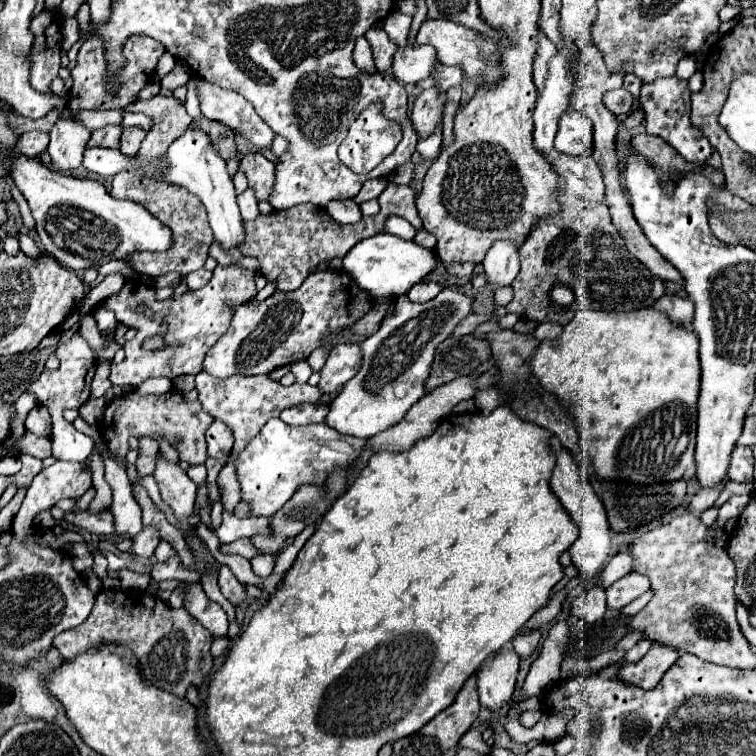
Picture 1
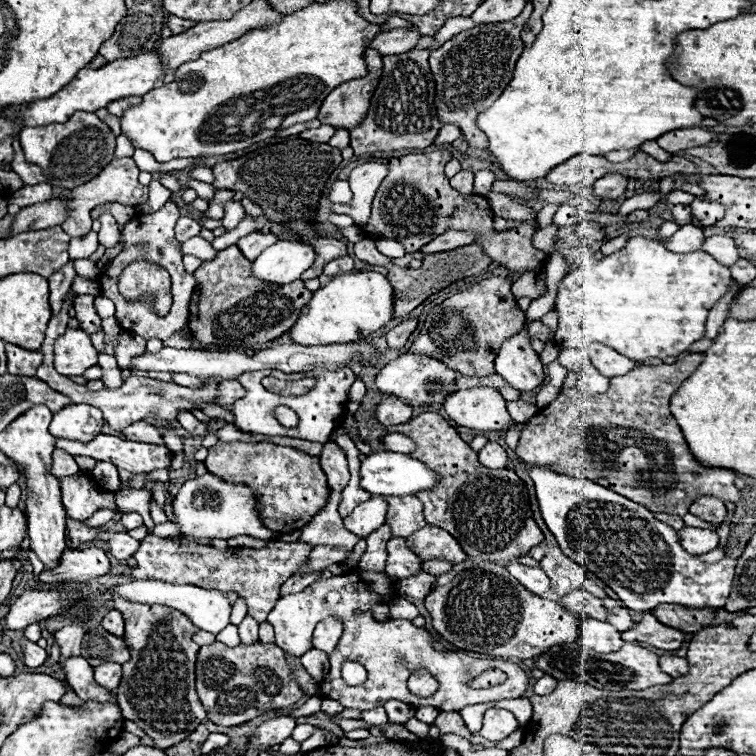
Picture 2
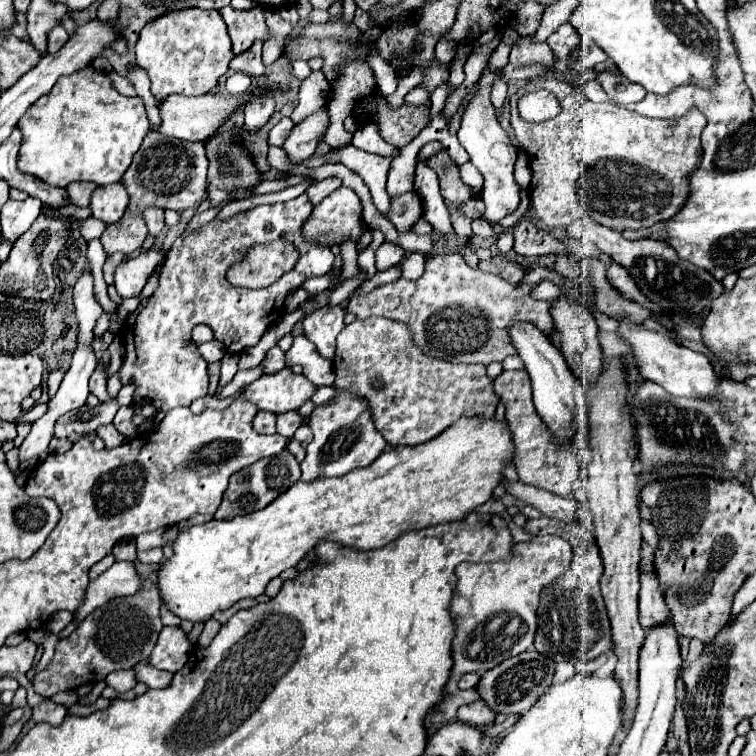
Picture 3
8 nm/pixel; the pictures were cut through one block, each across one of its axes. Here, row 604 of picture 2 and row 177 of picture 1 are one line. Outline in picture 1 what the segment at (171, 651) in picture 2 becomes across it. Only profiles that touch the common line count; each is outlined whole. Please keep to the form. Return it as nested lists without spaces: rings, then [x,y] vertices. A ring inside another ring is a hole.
[[[138,164],[132,166],[128,172],[124,172],[122,176],[114,176],[110,194],[116,198],[134,200],[134,202],[142,204],[152,216],[156,216],[162,224],[166,224],[174,232],[170,250],[160,252],[160,254],[136,252],[136,254],[130,254],[124,258],[138,274],[156,278],[156,276],[176,270],[176,272],[180,272],[180,276],[186,276],[204,266],[204,262],[208,258],[210,240],[212,240],[212,228],[208,224],[206,208],[198,200],[198,196],[190,194],[186,188],[182,188],[178,184],[168,184],[164,180],[158,180],[158,176],[152,176],[152,178],[144,176],[144,172],[138,168]]]

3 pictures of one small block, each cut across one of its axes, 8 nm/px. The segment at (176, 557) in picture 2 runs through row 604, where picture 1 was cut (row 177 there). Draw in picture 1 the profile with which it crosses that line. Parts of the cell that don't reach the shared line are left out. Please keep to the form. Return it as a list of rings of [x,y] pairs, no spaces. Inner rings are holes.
[[[246,154],[240,158],[240,168],[248,176],[250,188],[256,190],[258,200],[268,200],[274,182],[274,162],[262,154]]]

